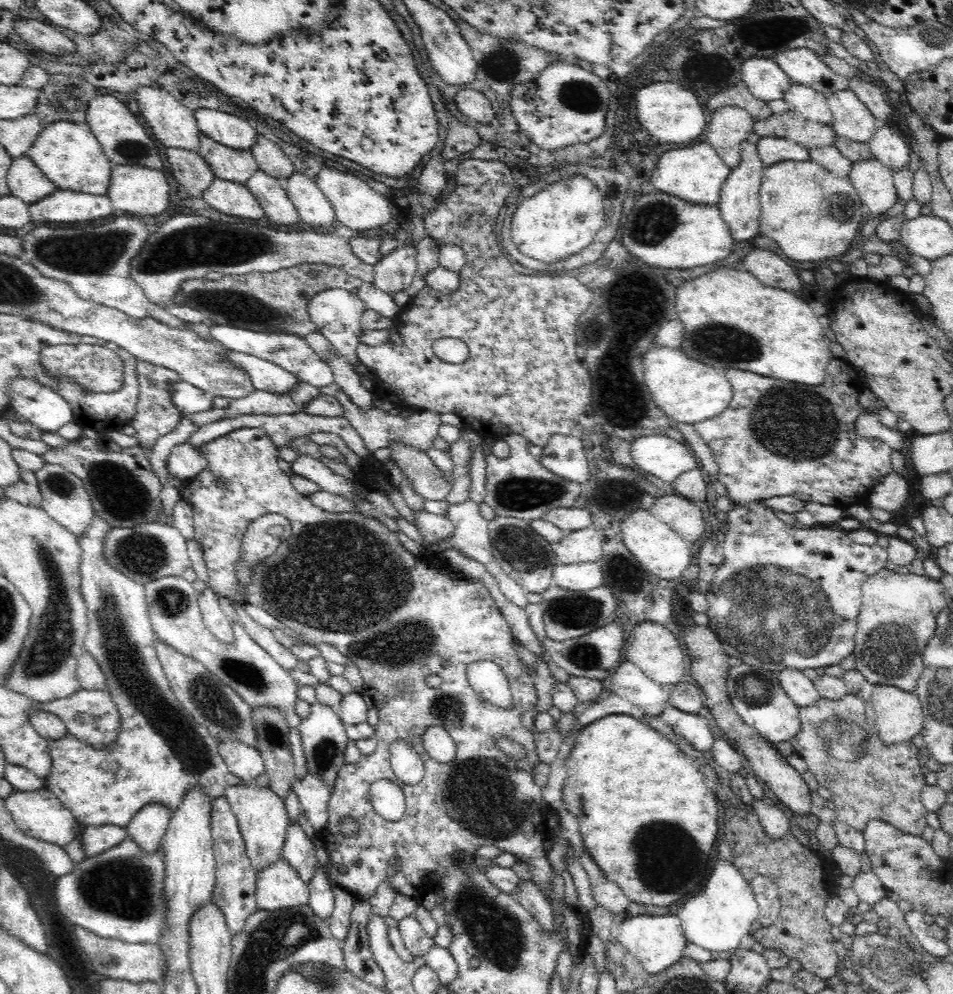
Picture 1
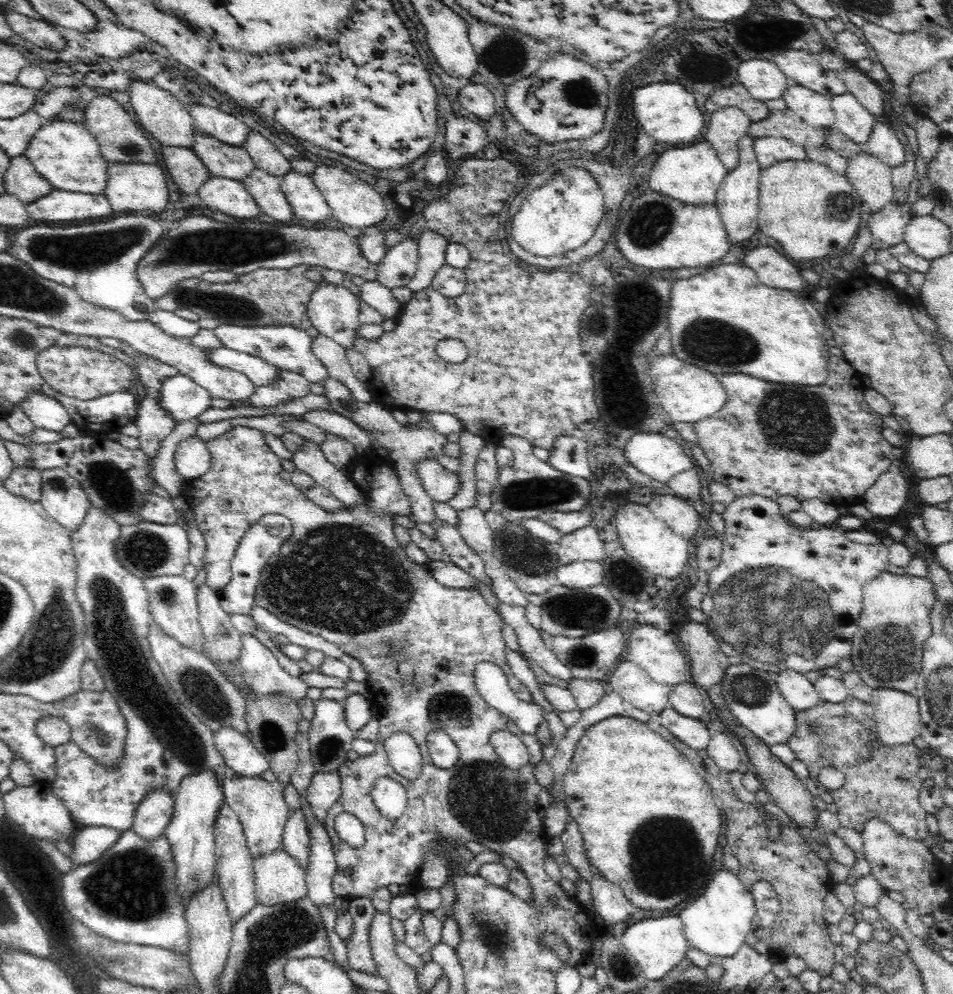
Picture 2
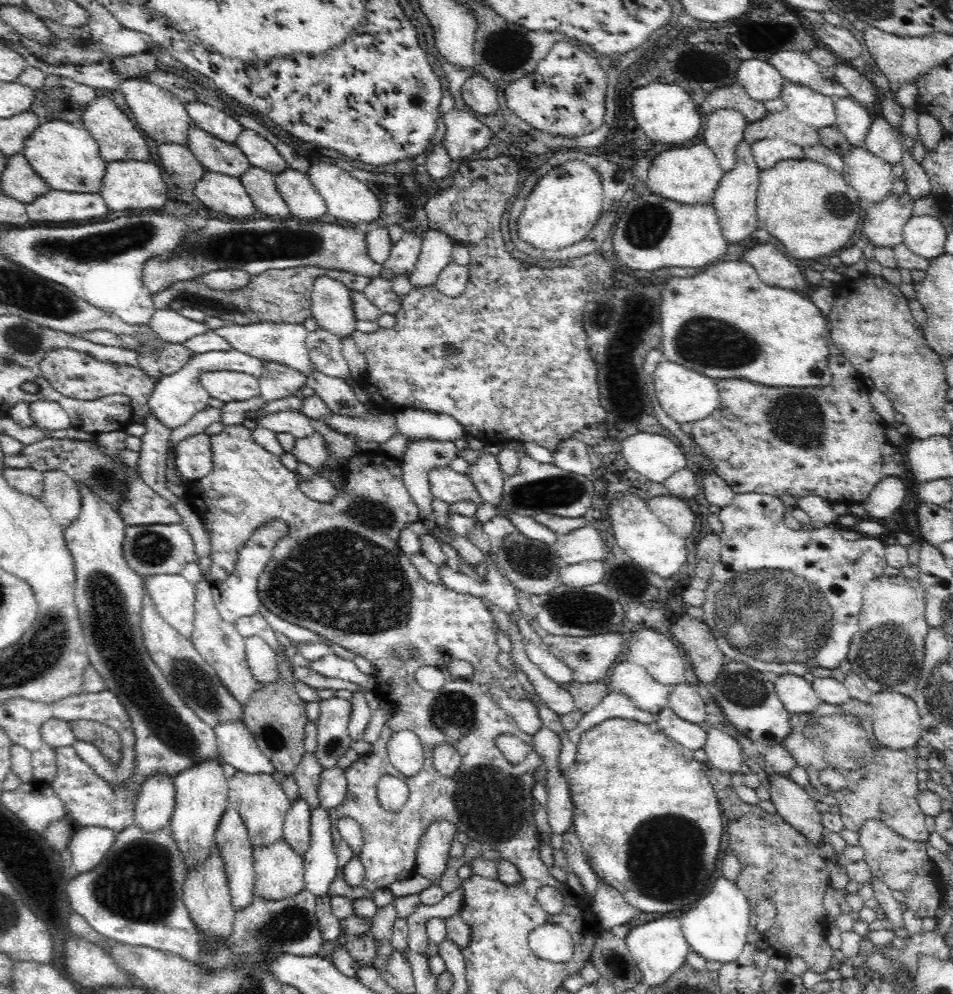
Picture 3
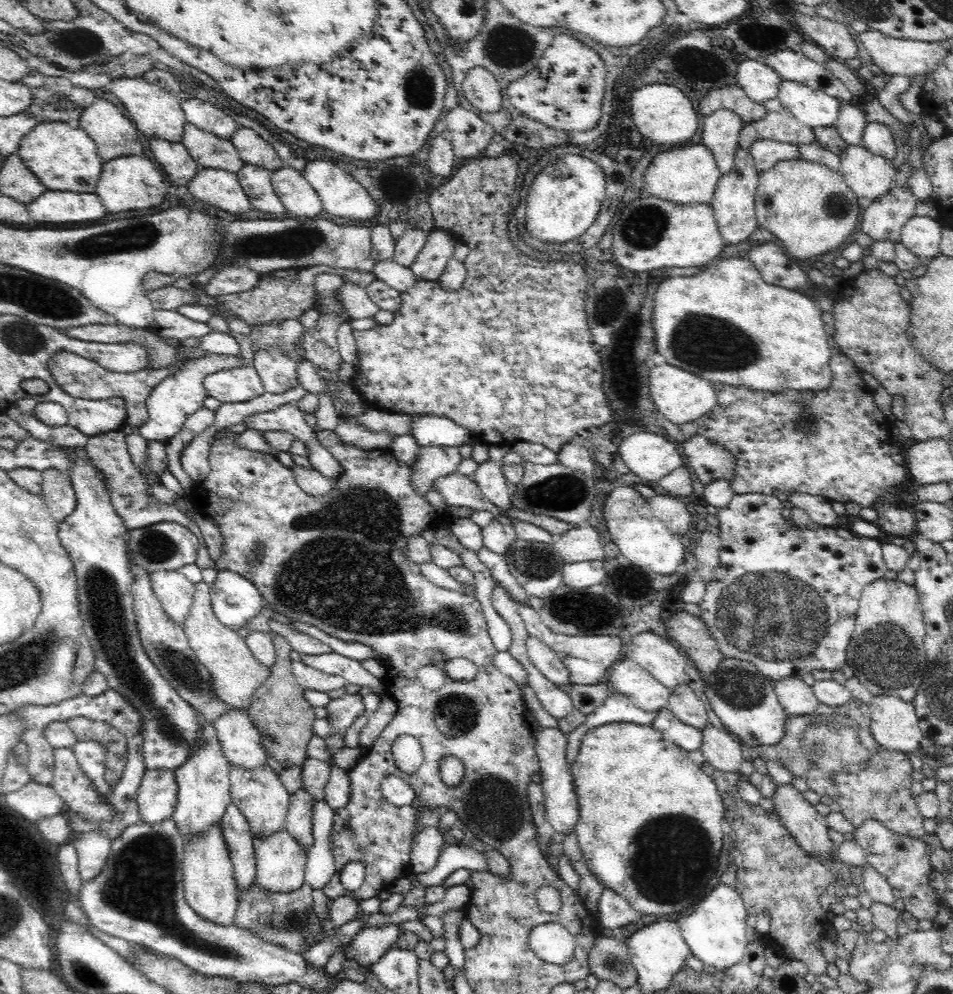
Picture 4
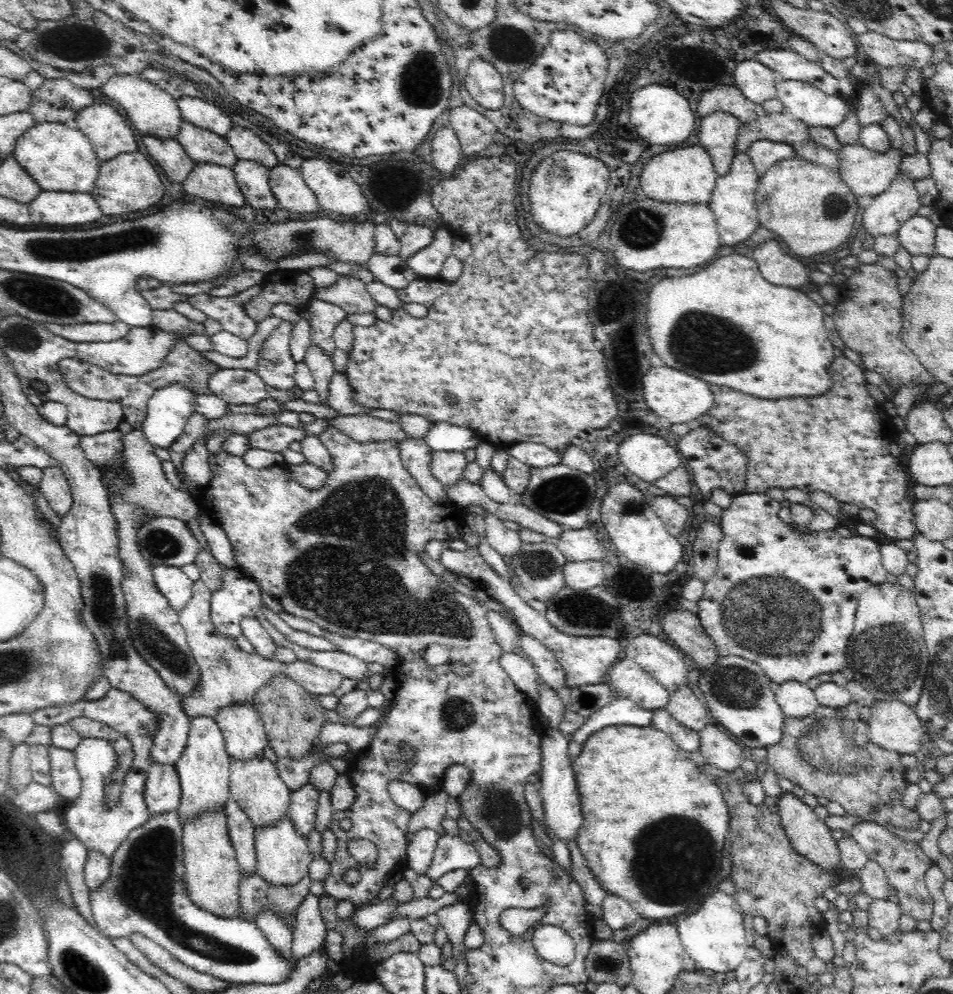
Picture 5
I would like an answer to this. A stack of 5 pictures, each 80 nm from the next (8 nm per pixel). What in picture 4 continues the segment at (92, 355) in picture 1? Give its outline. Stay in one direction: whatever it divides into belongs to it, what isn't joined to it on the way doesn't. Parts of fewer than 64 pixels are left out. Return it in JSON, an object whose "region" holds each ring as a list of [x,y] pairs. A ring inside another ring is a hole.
{"region":[[[60,350],[59,353],[52,354],[48,358],[45,370],[48,371],[48,375],[52,375],[56,385],[72,398],[86,400],[106,400],[112,396],[123,398],[126,401],[126,424],[134,428],[142,426],[149,419],[146,403],[154,387],[160,384],[164,378],[172,376],[184,363],[184,361],[180,361],[177,365],[170,365],[167,369],[154,370],[146,367],[136,370],[136,372],[114,372],[85,356]]]}

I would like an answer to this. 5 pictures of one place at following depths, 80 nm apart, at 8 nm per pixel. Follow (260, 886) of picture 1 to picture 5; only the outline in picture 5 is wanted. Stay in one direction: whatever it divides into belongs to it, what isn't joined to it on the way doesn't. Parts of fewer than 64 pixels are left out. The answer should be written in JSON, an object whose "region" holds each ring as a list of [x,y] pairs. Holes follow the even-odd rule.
{"region":[[[288,816],[276,824],[255,828],[255,853],[255,873],[260,875],[264,882],[274,886],[290,886],[300,882],[307,874],[308,864],[312,860],[307,840],[296,833]]]}

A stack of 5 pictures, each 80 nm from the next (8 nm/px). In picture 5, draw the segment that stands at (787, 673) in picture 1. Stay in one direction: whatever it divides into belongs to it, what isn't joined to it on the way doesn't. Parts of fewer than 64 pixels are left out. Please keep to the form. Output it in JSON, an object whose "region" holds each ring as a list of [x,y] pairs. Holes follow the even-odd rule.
{"region":[[[797,681],[773,685],[776,701],[787,718],[800,719],[808,717],[819,708],[813,690]]]}

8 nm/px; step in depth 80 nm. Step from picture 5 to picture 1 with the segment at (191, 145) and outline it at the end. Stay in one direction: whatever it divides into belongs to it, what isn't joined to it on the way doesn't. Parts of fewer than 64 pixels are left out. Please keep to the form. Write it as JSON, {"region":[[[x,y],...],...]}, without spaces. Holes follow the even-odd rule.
{"region":[[[204,133],[199,134],[199,153],[208,163],[215,177],[246,185],[259,169],[254,155],[246,150],[234,150],[220,144]]]}

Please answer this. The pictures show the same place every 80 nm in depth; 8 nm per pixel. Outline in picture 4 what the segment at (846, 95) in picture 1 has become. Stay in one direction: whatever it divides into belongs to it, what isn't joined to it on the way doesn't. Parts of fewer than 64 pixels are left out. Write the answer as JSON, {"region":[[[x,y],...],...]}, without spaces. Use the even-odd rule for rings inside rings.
{"region":[[[840,101],[836,124],[839,135],[852,146],[862,145],[865,126],[868,124],[864,109],[854,106],[848,101]]]}

